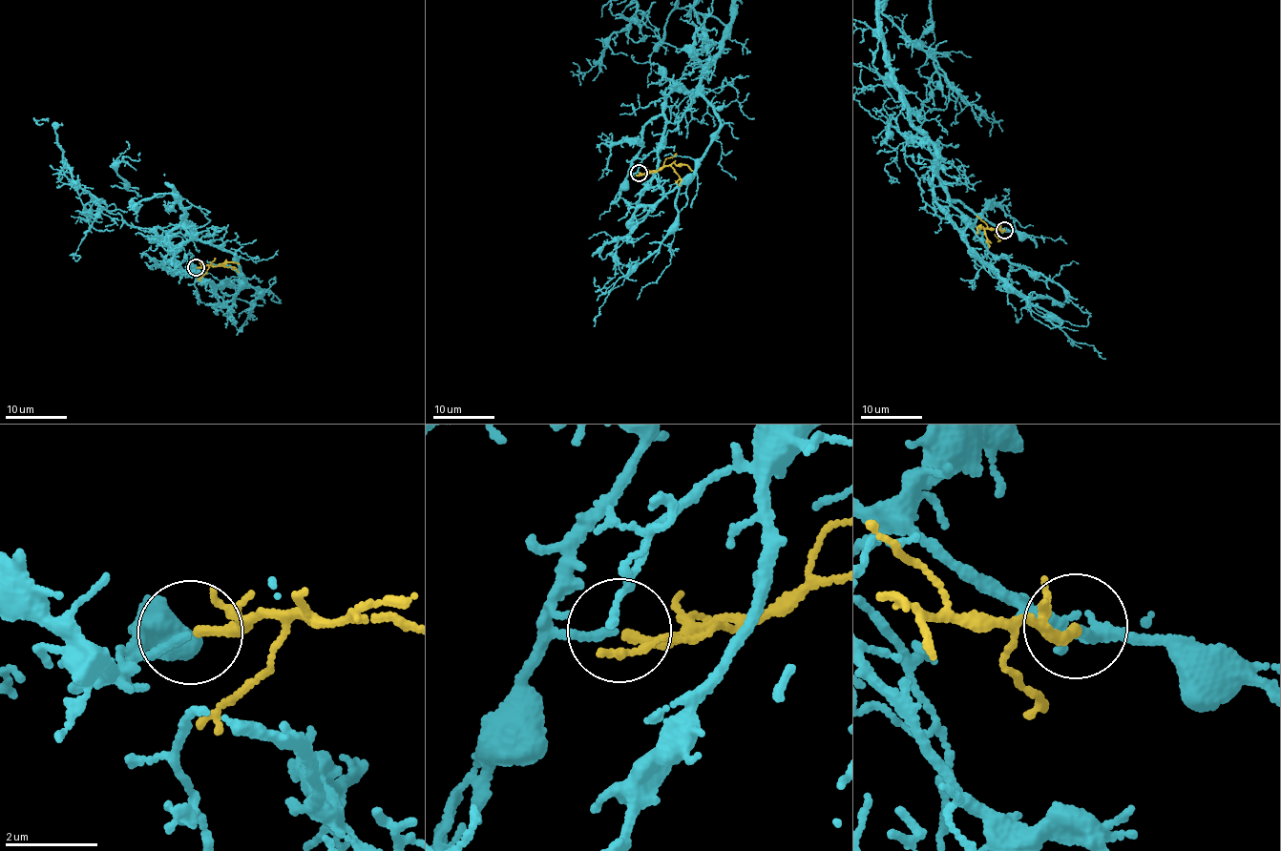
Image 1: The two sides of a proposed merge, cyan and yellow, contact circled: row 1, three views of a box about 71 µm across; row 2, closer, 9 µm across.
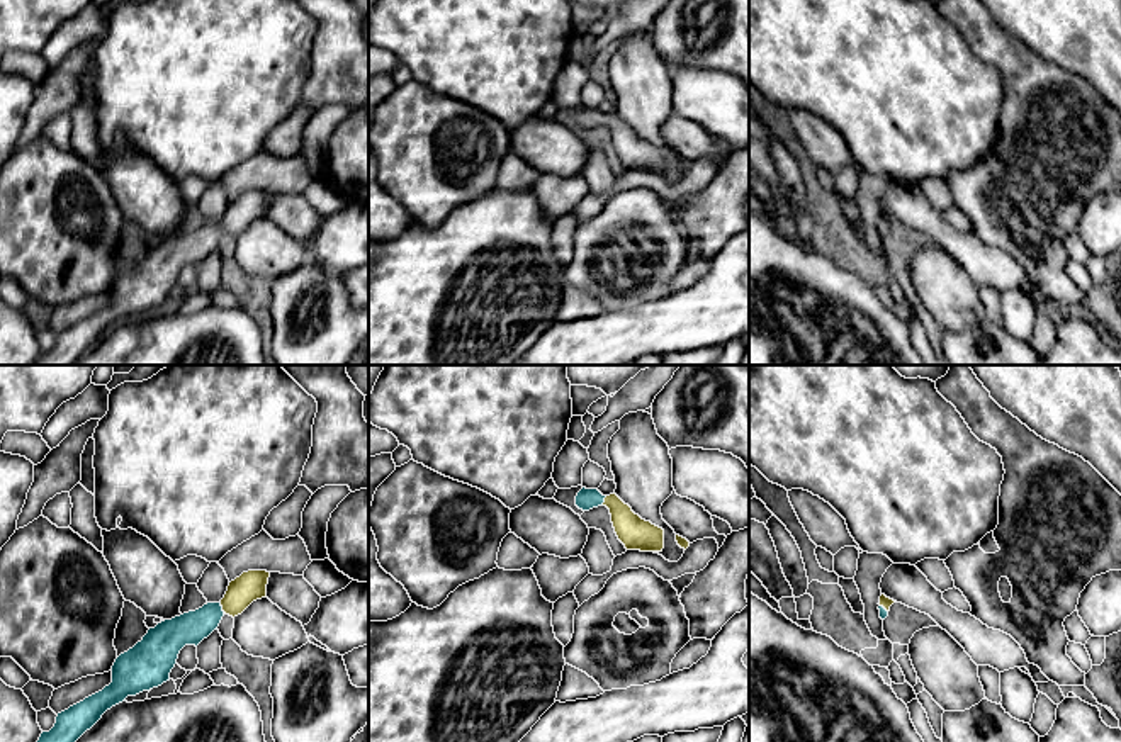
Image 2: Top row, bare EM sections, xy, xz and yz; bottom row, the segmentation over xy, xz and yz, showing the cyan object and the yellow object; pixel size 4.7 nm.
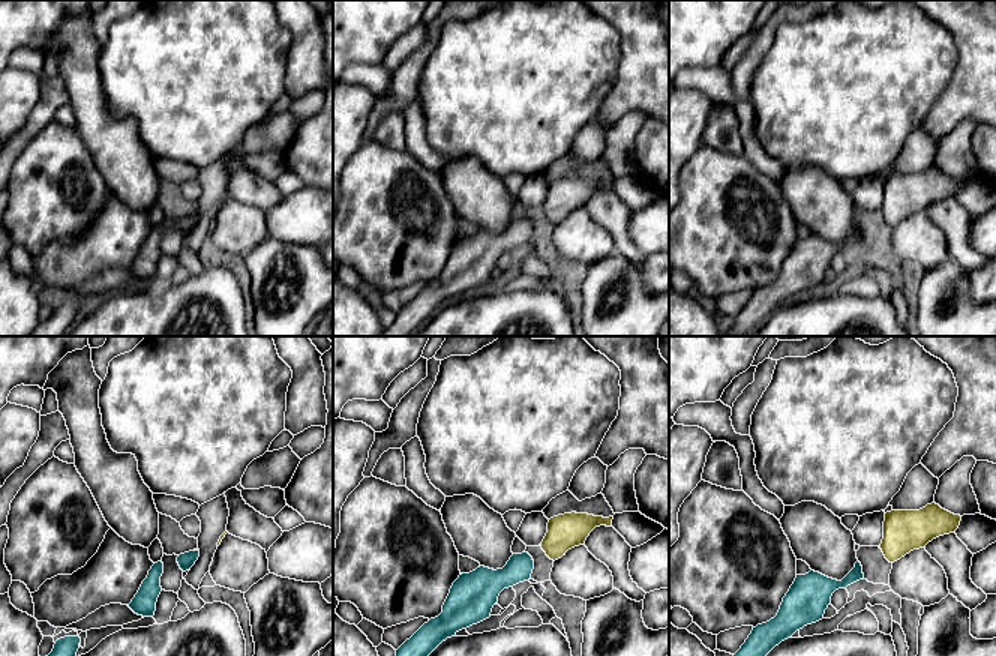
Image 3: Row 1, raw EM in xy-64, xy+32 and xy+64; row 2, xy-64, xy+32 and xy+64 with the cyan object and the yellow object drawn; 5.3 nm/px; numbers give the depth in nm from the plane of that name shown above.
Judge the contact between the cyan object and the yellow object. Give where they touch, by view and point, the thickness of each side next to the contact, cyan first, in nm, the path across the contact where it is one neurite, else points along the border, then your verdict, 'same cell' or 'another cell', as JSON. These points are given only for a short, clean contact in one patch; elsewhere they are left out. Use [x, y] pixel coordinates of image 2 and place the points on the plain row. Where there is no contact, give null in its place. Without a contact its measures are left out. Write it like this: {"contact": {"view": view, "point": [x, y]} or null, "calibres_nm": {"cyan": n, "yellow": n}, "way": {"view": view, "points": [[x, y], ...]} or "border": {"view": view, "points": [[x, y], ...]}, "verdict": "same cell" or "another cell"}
{"contact": {"view": "xy", "point": [221, 228]}, "calibres_nm": {"cyan": 160, "yellow": 140}, "way": {"view": "xy", "points": [[191, 248], [221, 228], [250, 206]]}, "verdict": "same cell"}

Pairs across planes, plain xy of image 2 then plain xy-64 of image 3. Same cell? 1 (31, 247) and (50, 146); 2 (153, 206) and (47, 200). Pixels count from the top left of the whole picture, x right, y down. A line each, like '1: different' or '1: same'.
1: same
2: different

